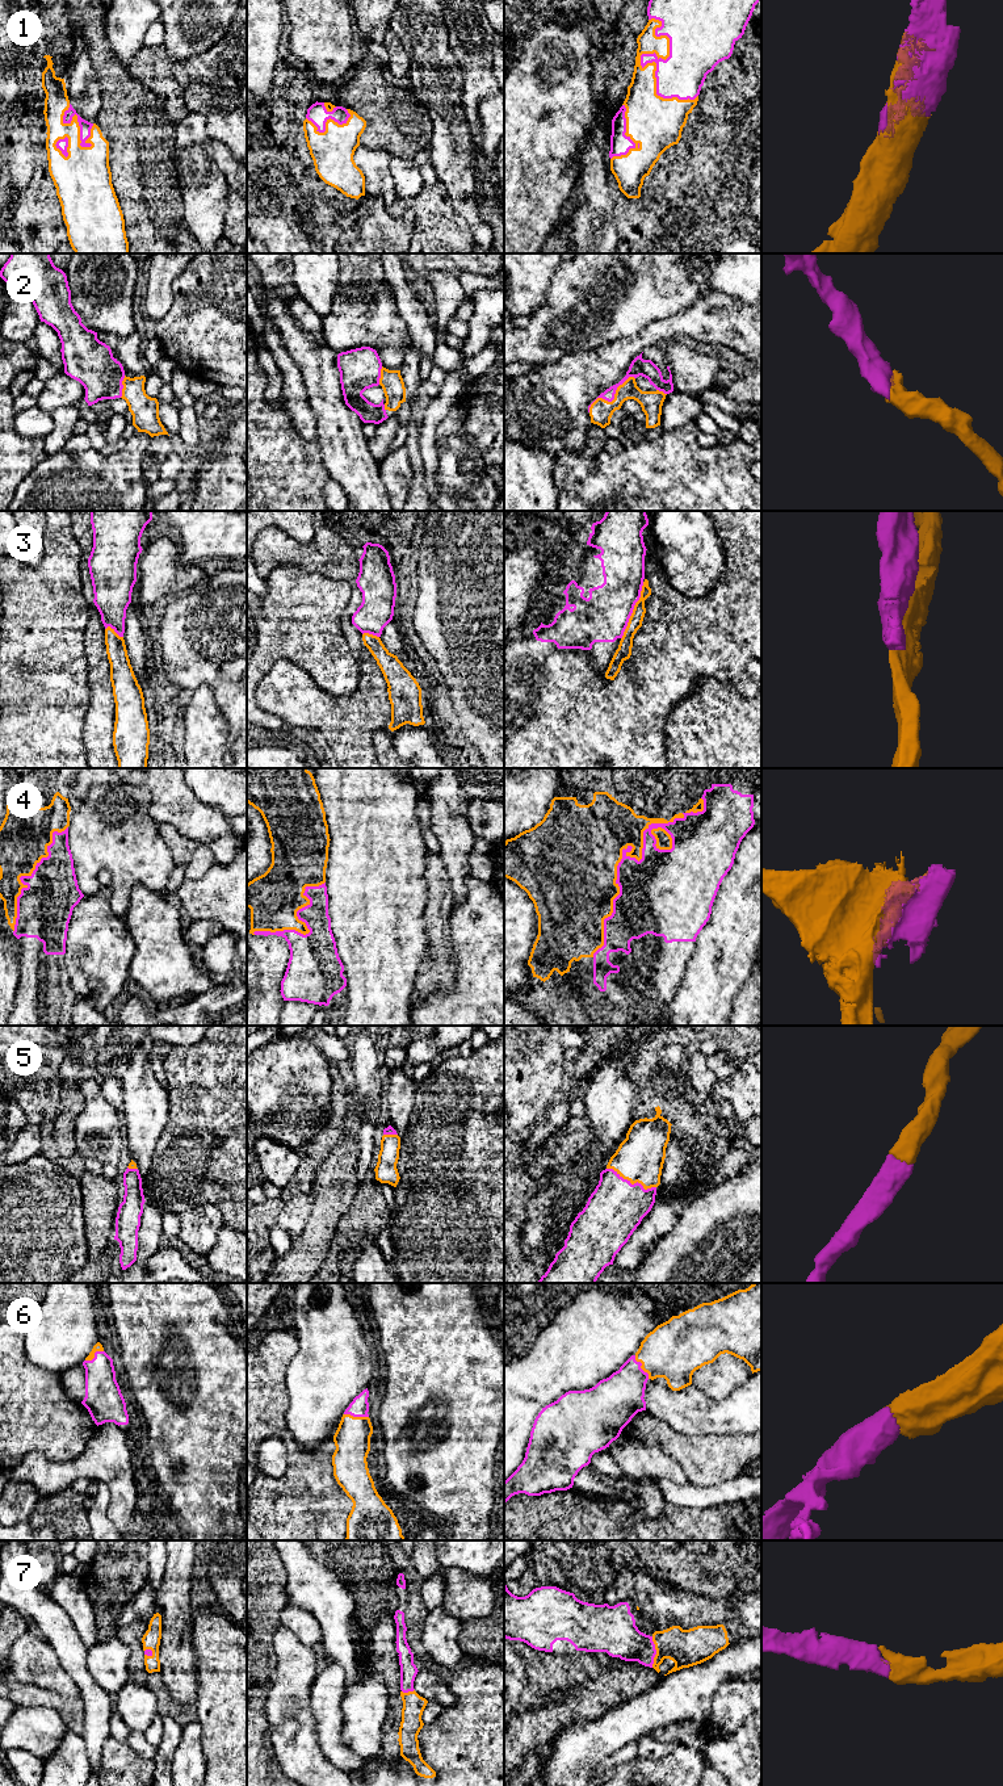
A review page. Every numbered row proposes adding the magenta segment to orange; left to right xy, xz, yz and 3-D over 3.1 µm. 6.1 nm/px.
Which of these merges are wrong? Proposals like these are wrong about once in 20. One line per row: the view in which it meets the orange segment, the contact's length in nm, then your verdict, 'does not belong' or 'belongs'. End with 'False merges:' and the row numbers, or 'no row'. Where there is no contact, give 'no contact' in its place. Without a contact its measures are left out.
1: meets orange in yz; contact 550 nm long; belongs
2: meets orange in yz; contact 360 nm long; belongs
3: meets orange in yz; contact 380 nm long; does not belong
4: meets orange in yz; contact 1200 nm long; belongs
5: meets orange in yz; contact 320 nm long; belongs
6: meets orange in yz; contact 170 nm long; belongs
7: meets orange in yz; contact 190 nm long; belongs
False merges: 3

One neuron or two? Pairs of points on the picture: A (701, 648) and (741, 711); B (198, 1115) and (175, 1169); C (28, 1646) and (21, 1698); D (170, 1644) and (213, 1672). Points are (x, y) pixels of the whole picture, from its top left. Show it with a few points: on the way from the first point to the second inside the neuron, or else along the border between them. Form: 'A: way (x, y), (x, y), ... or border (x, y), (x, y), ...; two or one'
A: border (693, 692), (704, 678), (714, 678), (747, 697); two
B: way (204, 1128), (204, 1140), (188, 1156); one
C: border (13, 1673), (21, 1682), (54, 1690); two
D: border (192, 1631), (192, 1647), (196, 1654), (197, 1693); two

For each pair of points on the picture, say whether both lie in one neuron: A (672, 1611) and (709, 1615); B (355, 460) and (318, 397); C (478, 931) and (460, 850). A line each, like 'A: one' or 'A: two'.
A: one
B: one
C: two

